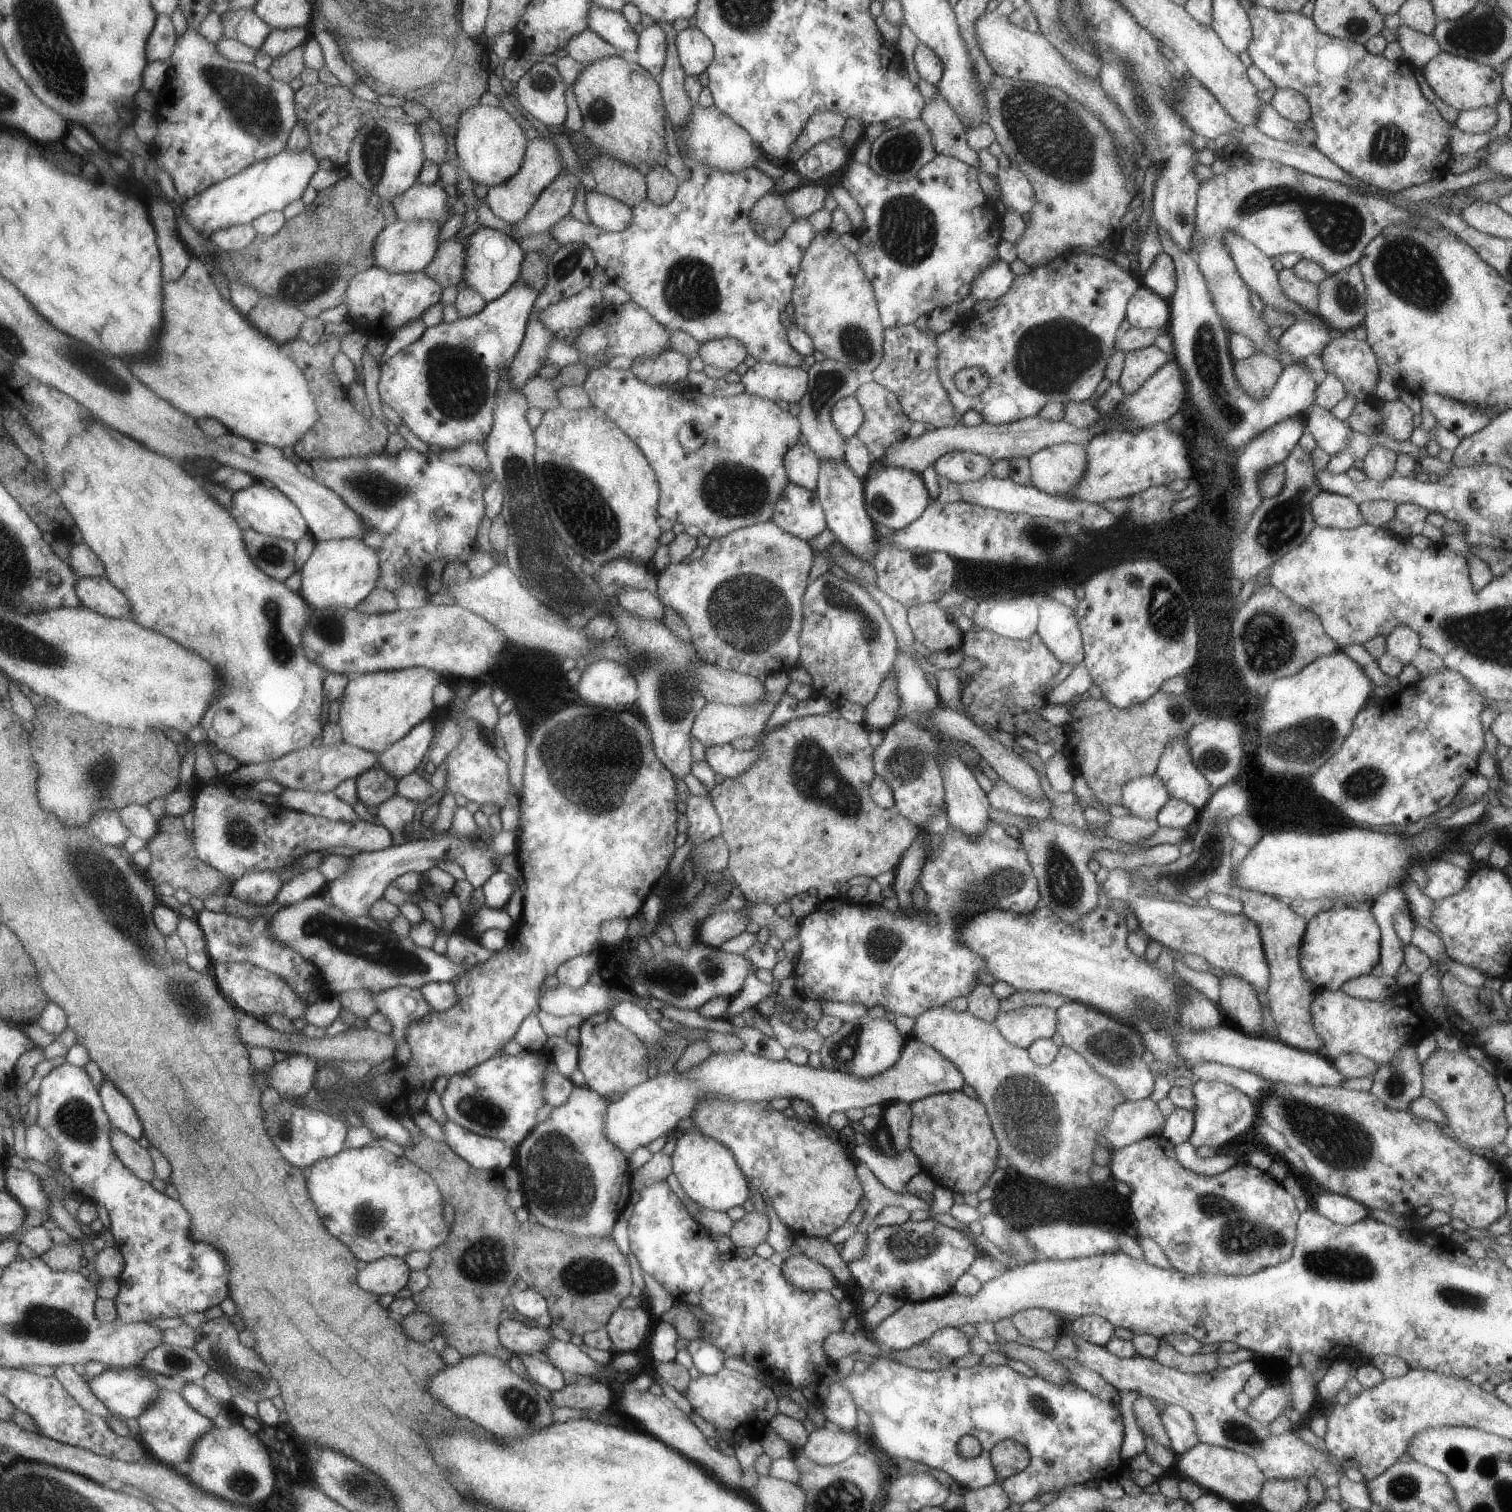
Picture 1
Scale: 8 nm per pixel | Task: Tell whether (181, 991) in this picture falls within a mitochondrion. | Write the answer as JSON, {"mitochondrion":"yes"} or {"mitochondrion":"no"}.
{"mitochondrion":"yes"}

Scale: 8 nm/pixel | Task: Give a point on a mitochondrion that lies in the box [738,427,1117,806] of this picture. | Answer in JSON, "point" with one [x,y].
{"point":[834,596]}

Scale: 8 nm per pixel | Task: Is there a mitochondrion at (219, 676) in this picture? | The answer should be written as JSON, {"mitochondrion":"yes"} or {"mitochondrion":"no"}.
{"mitochondrion":"no"}

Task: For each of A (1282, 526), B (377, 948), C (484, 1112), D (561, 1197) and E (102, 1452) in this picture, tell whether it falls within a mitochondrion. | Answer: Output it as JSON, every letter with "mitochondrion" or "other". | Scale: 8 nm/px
{"A":"mitochondrion","B":"mitochondrion","C":"mitochondrion","D":"mitochondrion","E":"other"}

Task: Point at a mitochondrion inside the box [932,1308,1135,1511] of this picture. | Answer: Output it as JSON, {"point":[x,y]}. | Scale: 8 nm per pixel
{"point":[1038,1403]}

